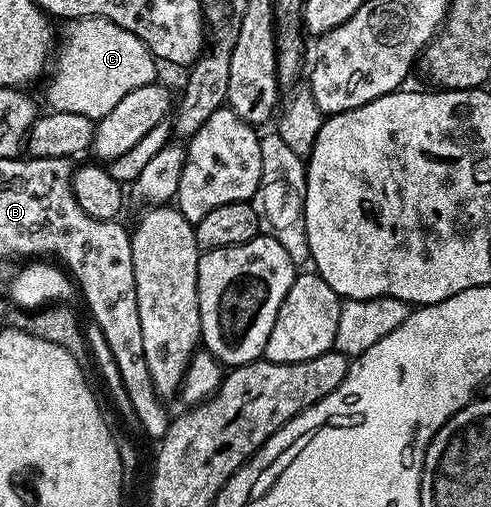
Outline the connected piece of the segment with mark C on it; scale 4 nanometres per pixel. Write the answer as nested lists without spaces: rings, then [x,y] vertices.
[[[78,17],[67,22],[64,38],[59,38],[51,66],[52,78],[48,81],[48,101],[58,113],[86,115],[92,122],[110,115],[114,106],[130,91],[153,84],[157,80],[158,62],[138,39],[118,23],[101,17]]]

